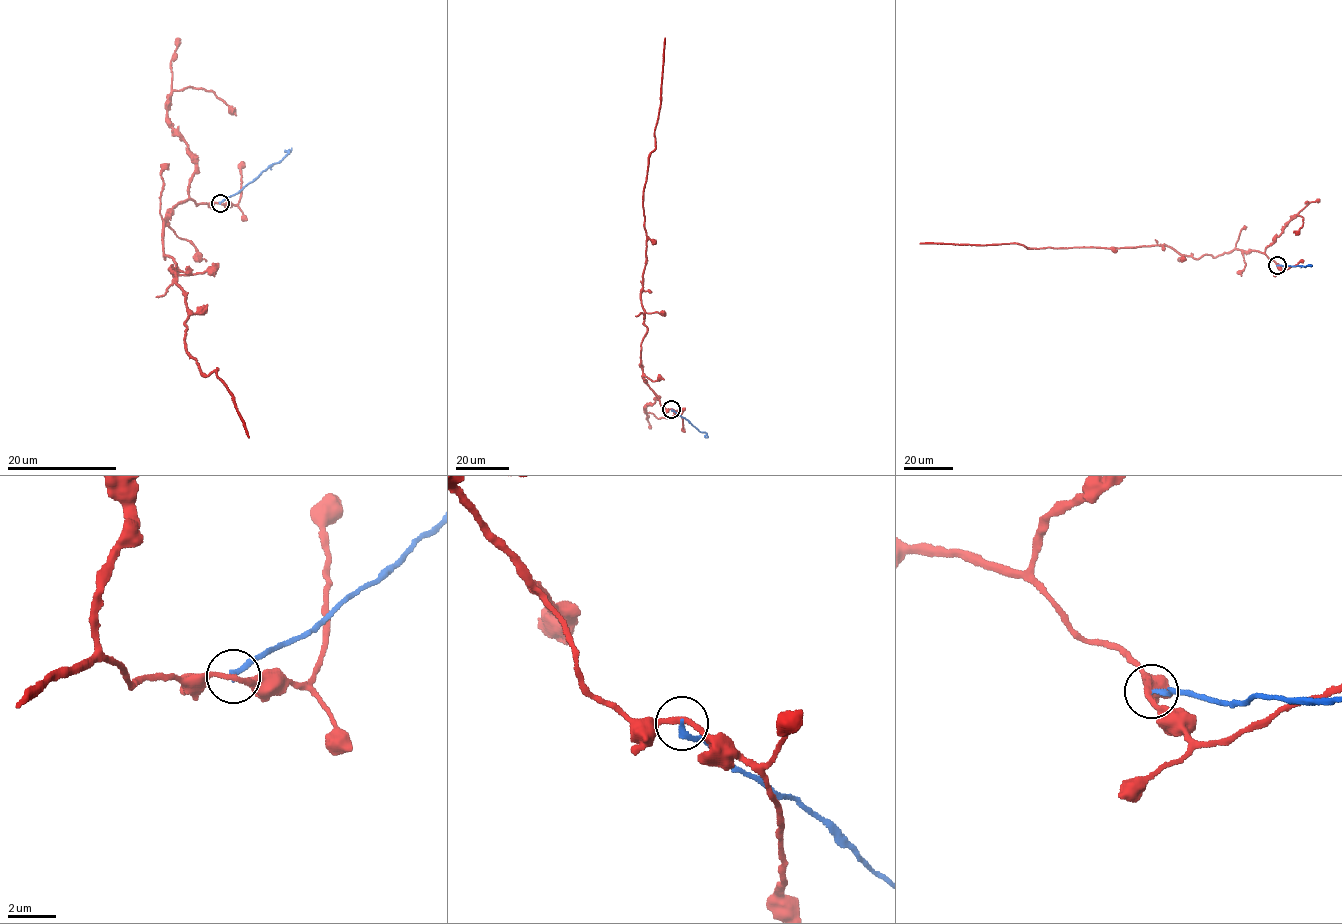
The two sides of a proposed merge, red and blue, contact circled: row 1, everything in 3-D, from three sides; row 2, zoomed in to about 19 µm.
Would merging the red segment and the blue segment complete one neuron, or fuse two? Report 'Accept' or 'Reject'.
Reject

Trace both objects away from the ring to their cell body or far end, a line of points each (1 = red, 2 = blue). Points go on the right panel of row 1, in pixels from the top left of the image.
1: (1277, 265), (1263, 253), (1239, 249), (1193, 259), (1159, 245), (1029, 248), (1018, 243), (920, 243)
2: (1277, 265), (1312, 265)

